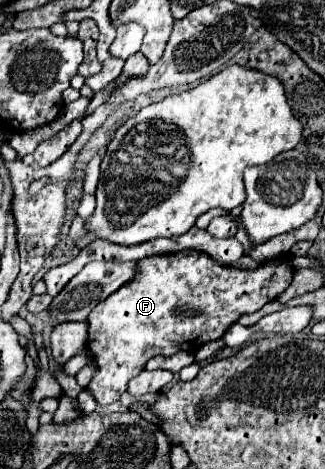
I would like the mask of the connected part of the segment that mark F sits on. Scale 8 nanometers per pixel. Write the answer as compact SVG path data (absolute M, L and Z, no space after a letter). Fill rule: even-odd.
M195 249L141 259L135 279L121 285L105 303L99 303L87 319L87 347L99 367L87 389L99 405L109 405L125 393L129 379L139 375L151 357L197 351L207 341L223 337L241 315L259 311L291 285L295 269L289 259L291 255L281 255L255 269L223 265ZM189 311L197 315L187 315Z

